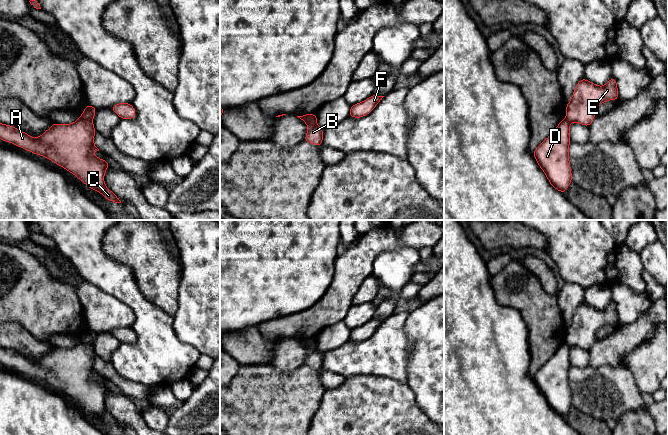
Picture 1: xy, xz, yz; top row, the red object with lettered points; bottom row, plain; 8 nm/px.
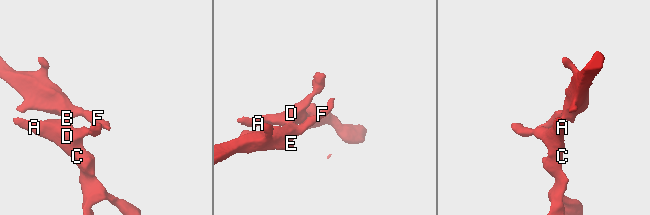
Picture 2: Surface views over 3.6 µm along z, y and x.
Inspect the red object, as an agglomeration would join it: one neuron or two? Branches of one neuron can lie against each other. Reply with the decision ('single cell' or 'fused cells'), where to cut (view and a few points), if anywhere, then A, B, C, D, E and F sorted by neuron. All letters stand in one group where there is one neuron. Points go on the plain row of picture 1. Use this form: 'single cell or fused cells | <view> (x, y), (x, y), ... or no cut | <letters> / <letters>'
fused cells | xy (79, 341), (92, 345) | A C D / B E F

